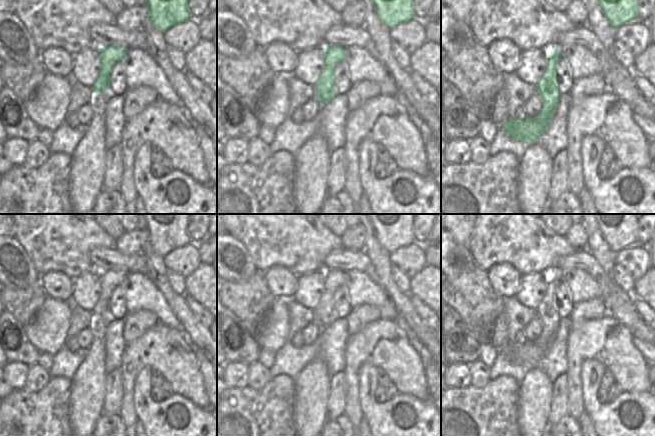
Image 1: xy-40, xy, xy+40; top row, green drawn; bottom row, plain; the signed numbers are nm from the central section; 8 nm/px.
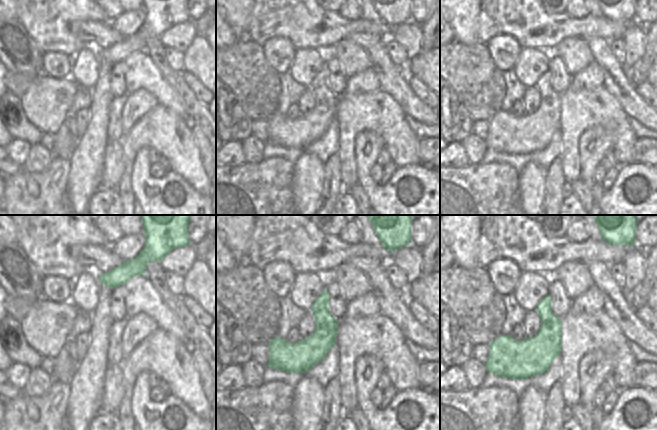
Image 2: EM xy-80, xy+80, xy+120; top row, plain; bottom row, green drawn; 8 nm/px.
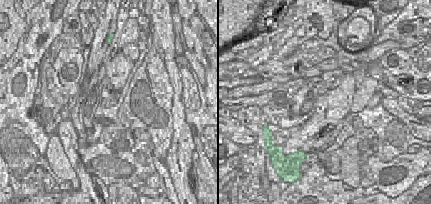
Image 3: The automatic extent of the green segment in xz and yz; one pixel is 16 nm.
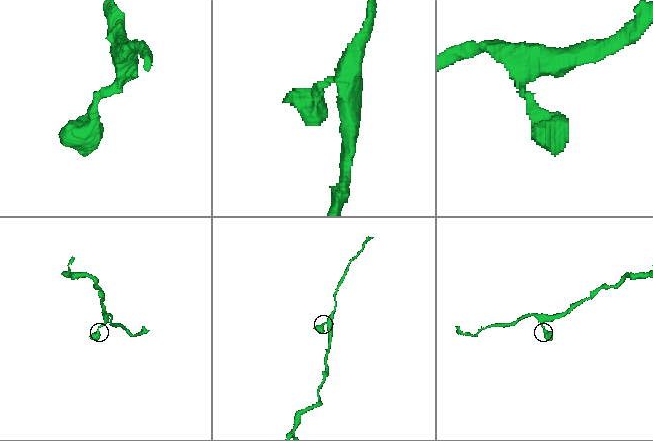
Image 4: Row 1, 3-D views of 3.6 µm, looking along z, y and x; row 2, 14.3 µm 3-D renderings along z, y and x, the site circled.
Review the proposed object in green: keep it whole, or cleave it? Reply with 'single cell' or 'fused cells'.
single cell

